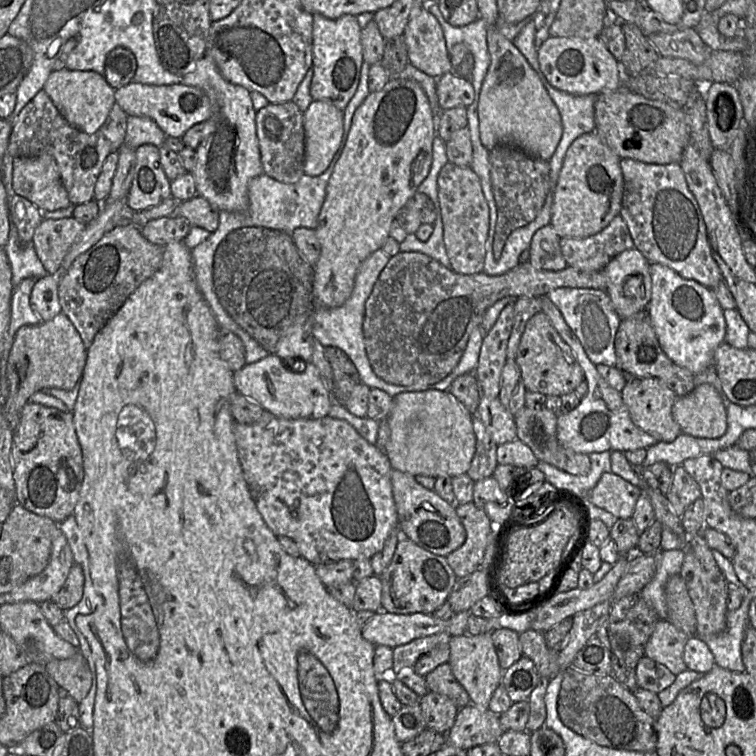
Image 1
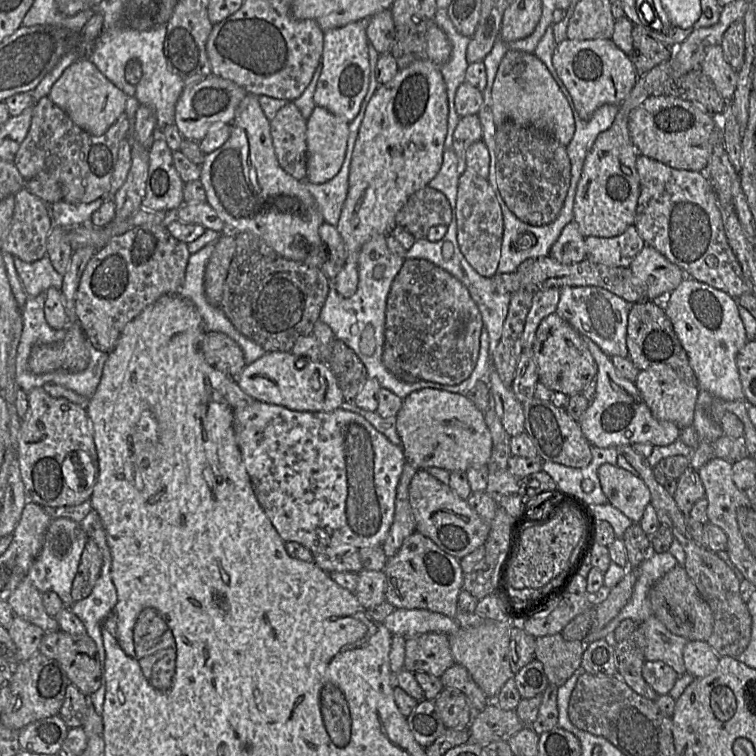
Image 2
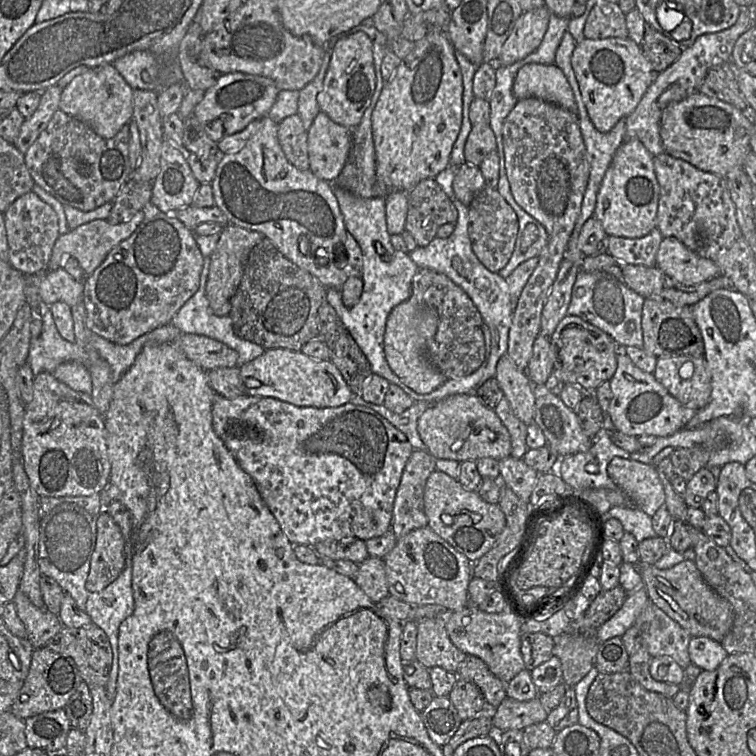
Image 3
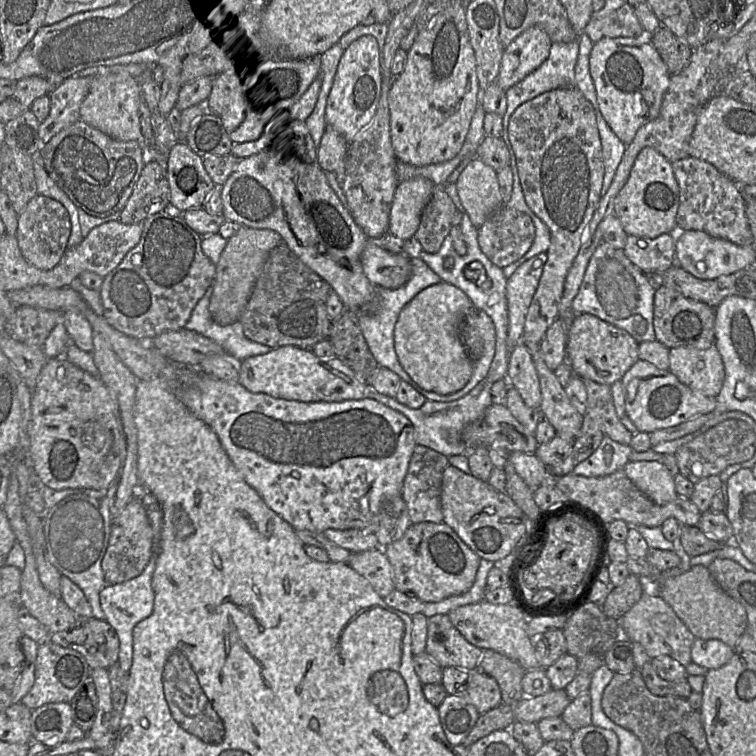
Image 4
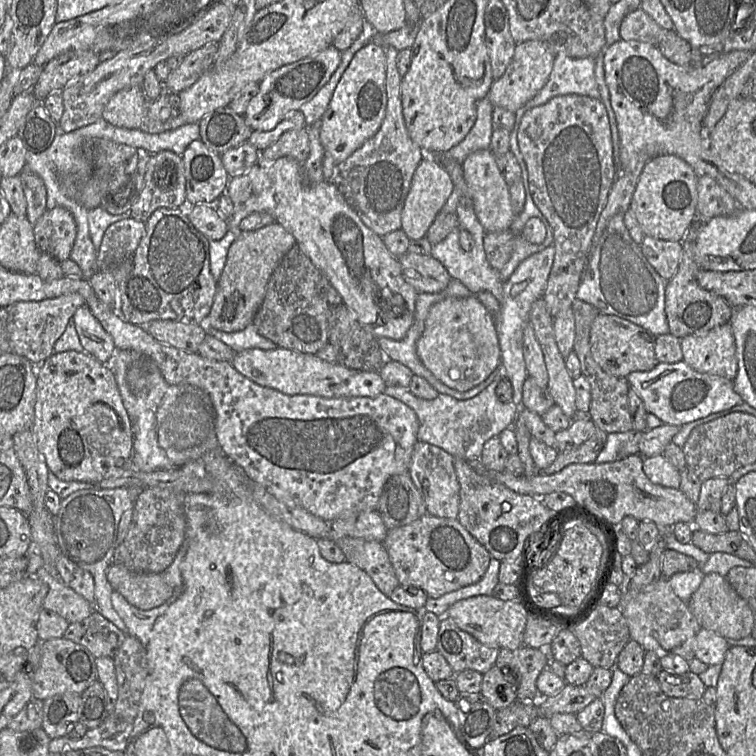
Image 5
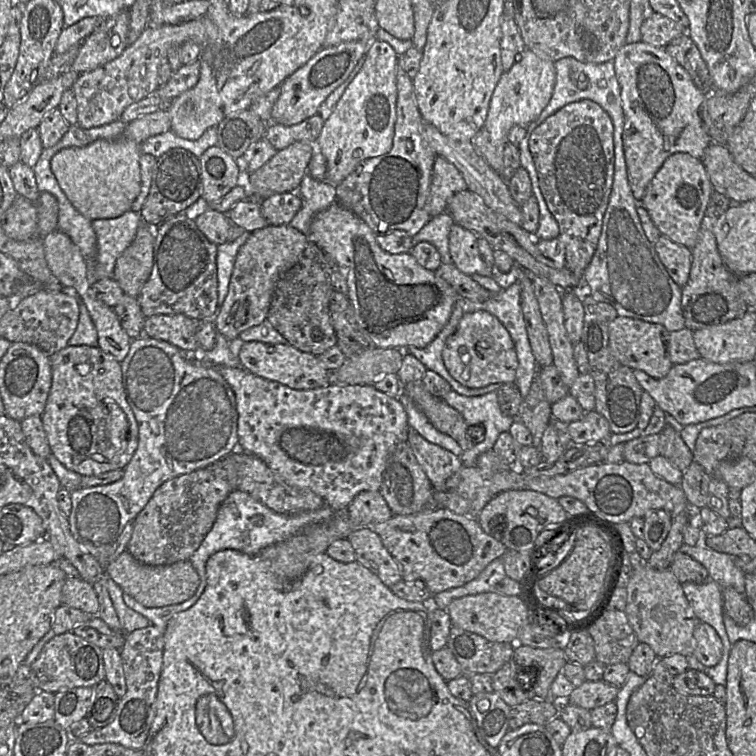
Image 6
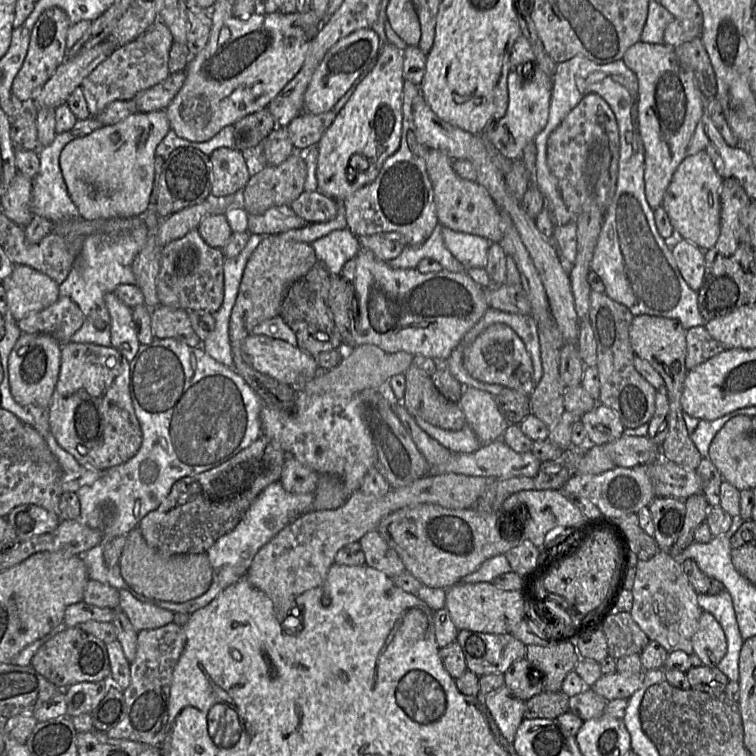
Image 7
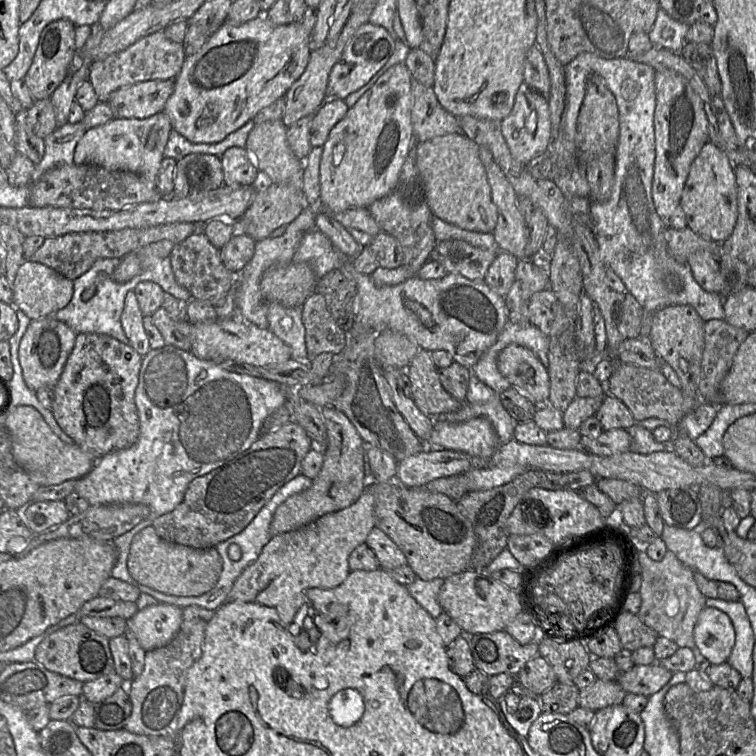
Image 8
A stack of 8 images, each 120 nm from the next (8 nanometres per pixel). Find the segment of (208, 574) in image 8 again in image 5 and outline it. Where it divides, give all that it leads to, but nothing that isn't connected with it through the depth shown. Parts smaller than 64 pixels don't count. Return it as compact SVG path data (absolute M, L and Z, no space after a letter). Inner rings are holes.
M185 542L164 572L139 573L112 562L107 569L107 578L113 590L121 593L130 604L143 610L152 609L170 599L177 589L182 593L180 564L184 556Z

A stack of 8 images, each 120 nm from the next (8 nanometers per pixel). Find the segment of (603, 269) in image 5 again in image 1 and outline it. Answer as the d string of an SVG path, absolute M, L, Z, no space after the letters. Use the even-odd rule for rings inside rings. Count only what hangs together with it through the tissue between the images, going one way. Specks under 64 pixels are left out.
M558 288L546 296L561 312L588 359L594 365L616 366L615 335L621 319L606 291L590 288Z

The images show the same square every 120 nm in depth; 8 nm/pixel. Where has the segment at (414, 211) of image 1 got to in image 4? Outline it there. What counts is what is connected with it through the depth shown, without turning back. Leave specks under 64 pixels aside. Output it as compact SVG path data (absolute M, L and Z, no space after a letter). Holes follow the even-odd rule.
M436 184L414 236L424 252L436 253L451 228L460 225L461 219L462 214L445 191L444 185Z

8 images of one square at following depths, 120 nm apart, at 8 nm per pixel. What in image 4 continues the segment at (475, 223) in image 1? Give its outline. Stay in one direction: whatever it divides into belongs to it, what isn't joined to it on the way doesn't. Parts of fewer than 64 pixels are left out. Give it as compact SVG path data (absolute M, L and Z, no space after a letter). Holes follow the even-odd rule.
M506 204L492 213L477 231L481 251L500 268L521 258L531 248L535 238L532 219Z

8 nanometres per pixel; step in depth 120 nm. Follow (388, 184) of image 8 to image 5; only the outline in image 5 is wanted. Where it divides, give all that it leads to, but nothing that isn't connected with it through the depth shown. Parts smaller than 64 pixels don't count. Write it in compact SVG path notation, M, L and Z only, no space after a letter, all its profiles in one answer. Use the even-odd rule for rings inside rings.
M369 43L353 56L321 119L320 141L335 165L345 161L377 133L386 107L386 50L377 43Z

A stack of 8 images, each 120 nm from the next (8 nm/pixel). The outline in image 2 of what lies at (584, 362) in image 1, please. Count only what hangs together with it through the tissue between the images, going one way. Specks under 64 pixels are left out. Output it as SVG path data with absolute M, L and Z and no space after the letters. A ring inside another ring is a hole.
M587 337L584 339L598 368L595 398L578 421L583 435L591 446L609 448L639 443L666 446L678 440L681 429L672 422L656 419L634 382L622 378L615 370L611 358Z

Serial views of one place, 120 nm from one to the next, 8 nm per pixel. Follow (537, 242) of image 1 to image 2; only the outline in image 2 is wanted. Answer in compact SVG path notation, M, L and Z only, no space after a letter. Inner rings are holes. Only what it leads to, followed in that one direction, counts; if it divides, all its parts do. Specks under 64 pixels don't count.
M572 221L563 228L548 256L563 264L574 264L586 259L585 237L576 222Z

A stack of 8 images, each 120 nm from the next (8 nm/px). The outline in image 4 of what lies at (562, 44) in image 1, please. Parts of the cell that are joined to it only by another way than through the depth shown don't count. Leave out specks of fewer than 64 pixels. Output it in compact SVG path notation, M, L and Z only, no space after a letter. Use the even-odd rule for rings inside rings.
M650 35L640 38L607 38L594 43L589 71L595 85L602 117L618 138L628 145L637 131L659 115L671 73L650 43Z

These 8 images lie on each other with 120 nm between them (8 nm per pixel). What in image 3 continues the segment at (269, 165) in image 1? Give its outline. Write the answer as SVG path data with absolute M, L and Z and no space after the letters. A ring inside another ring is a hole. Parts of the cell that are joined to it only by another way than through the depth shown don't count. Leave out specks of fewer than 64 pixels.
M298 113L277 124L277 137L287 160L299 170L308 170L308 132Z

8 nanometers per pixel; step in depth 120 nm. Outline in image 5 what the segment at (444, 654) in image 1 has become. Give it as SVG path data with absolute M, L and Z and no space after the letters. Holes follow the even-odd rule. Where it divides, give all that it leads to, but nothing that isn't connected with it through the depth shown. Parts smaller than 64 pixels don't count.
M448 615L440 618L436 651L446 659L455 673L474 670L484 674L495 665L500 648L483 645L468 632L461 630Z

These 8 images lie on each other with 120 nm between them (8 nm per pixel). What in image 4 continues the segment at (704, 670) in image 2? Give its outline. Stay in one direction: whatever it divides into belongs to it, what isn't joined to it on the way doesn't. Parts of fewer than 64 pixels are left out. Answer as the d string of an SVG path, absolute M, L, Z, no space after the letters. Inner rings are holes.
M696 638L691 648L691 659L692 662L710 670L726 664L734 653L734 648L720 640Z

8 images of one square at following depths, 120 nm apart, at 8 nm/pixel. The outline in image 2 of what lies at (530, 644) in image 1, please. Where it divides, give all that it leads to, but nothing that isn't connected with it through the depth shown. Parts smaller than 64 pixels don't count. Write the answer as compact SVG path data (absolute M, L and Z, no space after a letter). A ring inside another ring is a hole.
M560 633L536 637L535 658L543 664L549 683L563 685L580 669L584 641L565 640Z

